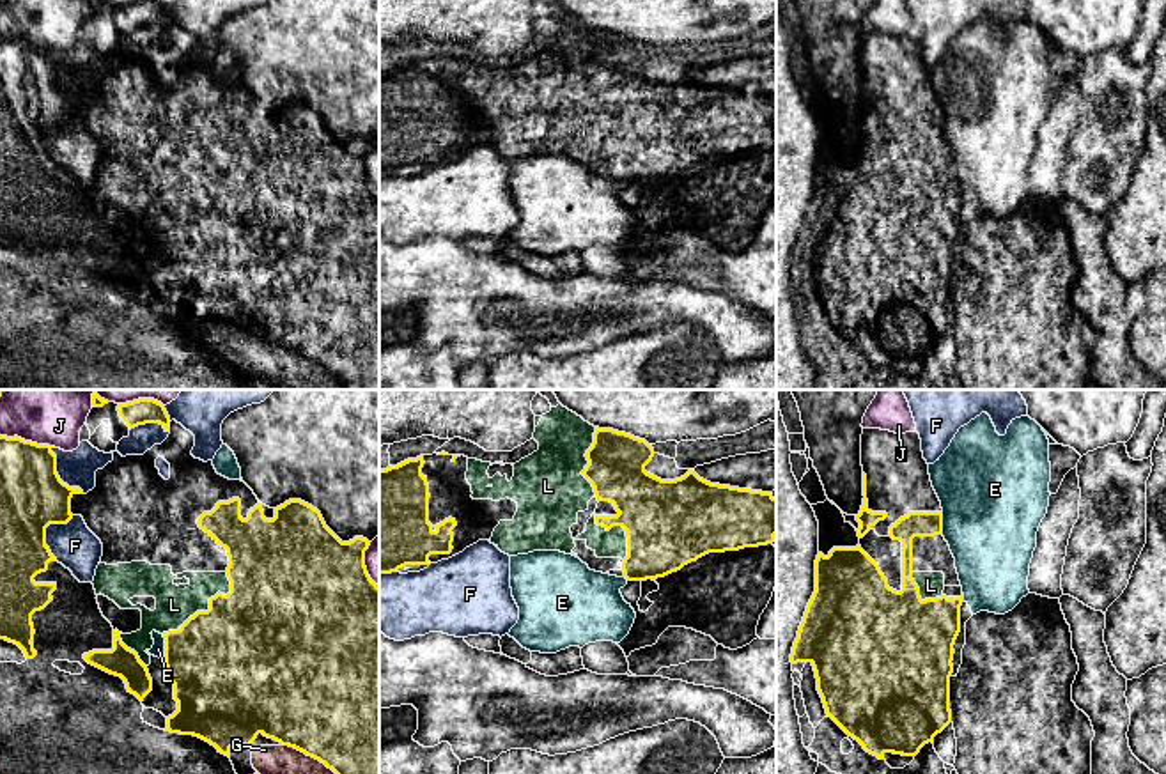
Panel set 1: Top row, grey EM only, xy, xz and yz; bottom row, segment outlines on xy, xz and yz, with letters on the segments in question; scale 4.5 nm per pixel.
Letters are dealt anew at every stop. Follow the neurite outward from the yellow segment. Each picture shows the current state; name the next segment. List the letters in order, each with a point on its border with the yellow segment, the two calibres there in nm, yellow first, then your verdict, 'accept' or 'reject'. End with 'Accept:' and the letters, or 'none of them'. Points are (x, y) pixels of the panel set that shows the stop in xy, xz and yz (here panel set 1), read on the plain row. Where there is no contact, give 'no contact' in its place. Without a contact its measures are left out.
E: xy (165, 250) | 460/60 nm | reject
F: xy (45, 133) | 300/200 nm | reject
G: xy (314, 360) | 500/260 nm | accept
J: xy (29, 45) | 300/220 nm | reject
L: xy (209, 211) | 500/180 nm | accept
Accept: G, L

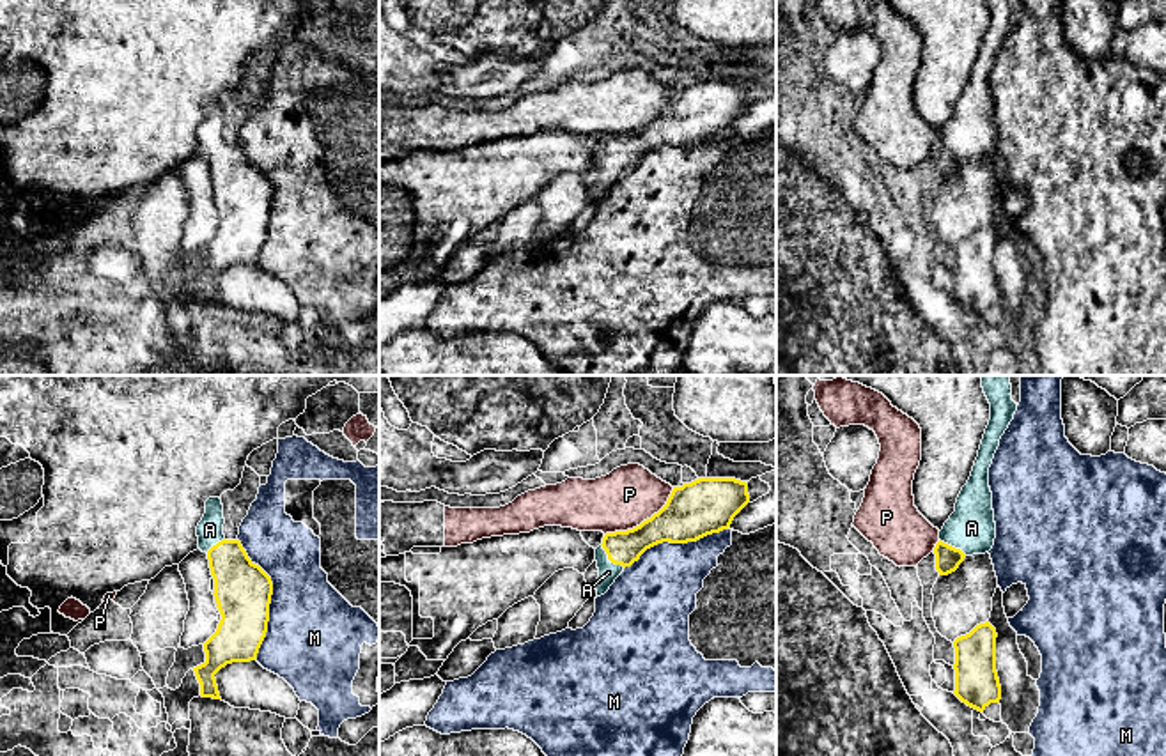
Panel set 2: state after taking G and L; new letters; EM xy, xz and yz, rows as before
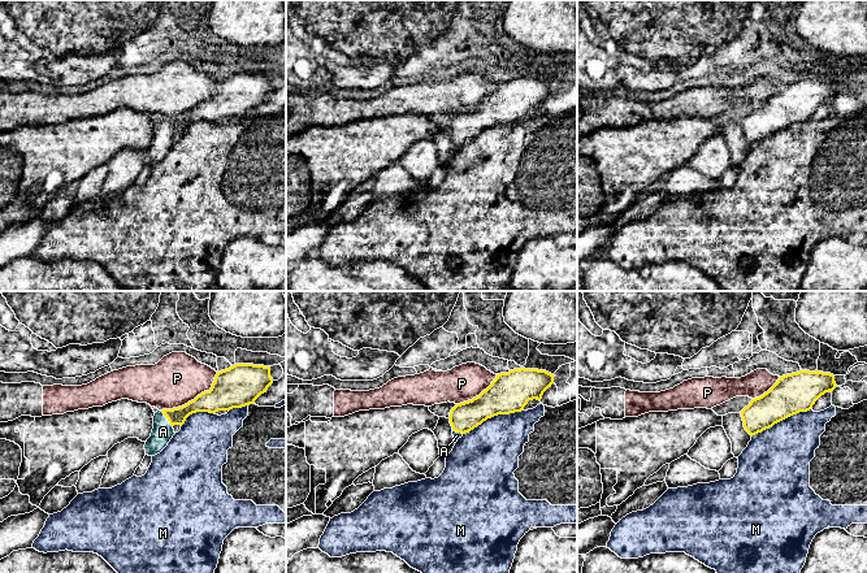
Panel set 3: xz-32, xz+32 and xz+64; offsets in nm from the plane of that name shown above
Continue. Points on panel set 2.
A: xz (610, 163) | 160/90 nm | accept
M: xy (270, 202) | 260/420 nm | reject
P: xz (644, 124) | 260/280 nm | reject
Accept: A

